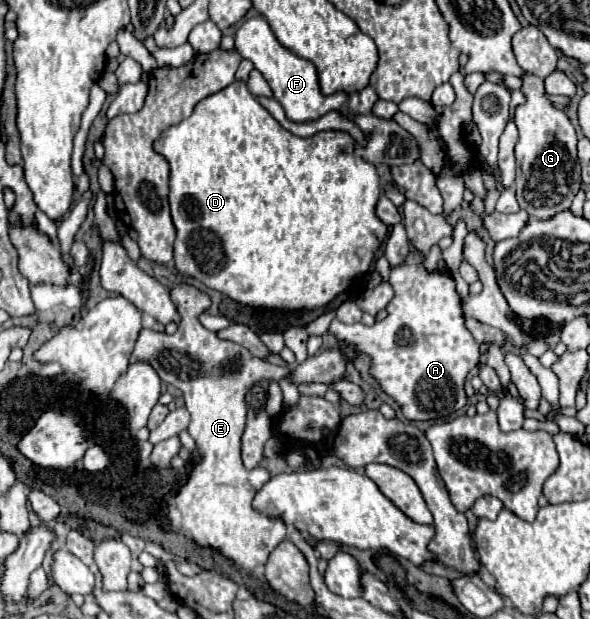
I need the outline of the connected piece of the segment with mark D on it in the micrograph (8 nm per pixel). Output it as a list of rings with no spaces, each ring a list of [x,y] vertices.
[[[235,80],[227,88],[203,98],[193,114],[179,124],[165,130],[153,144],[155,152],[161,154],[171,168],[169,174],[169,206],[171,218],[177,230],[177,238],[173,244],[173,260],[175,268],[181,276],[195,278],[203,282],[207,288],[217,290],[231,300],[251,306],[251,308],[271,308],[271,310],[315,310],[327,306],[337,294],[345,292],[355,280],[359,280],[371,266],[375,250],[381,246],[383,236],[387,234],[387,226],[375,216],[375,204],[381,194],[379,176],[373,164],[365,162],[361,156],[353,154],[353,138],[347,132],[319,132],[311,138],[299,138],[285,130],[247,90],[245,82]]]

